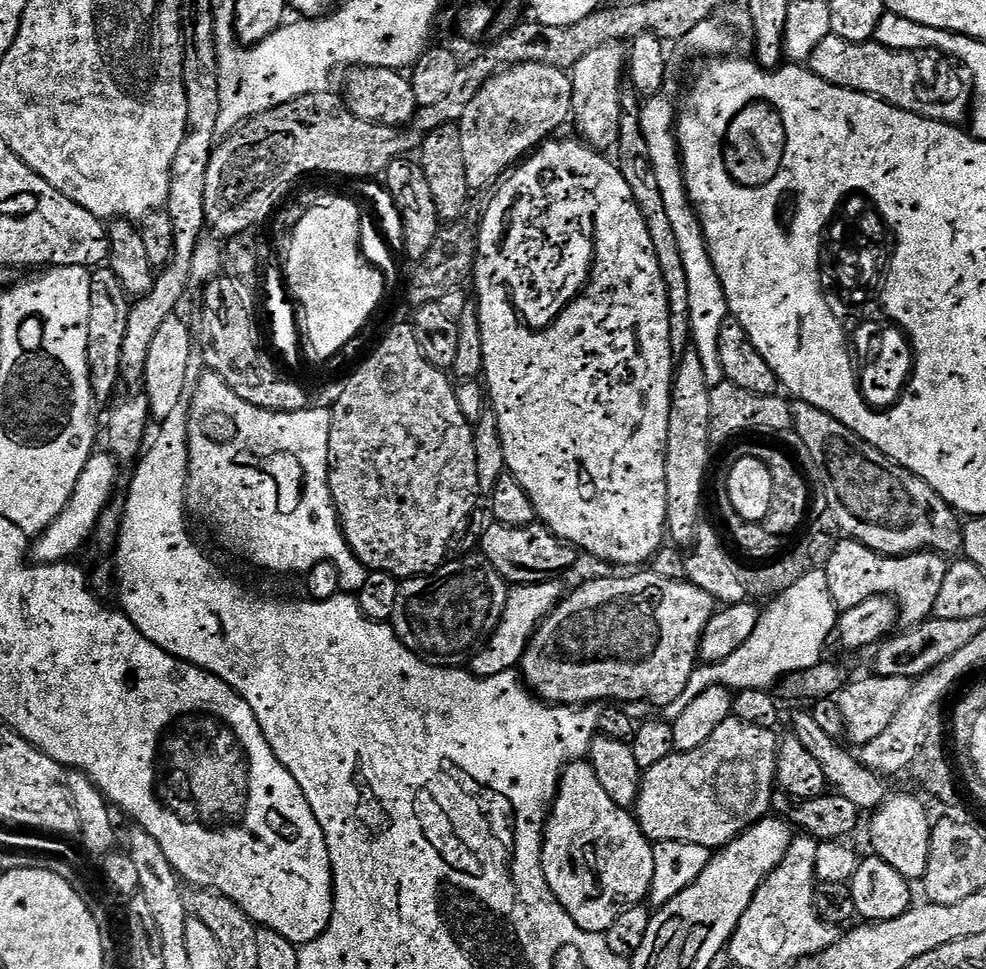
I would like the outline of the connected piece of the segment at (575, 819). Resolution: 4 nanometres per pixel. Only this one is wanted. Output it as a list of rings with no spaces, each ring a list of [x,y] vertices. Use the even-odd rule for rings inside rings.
[[[573,760],[561,772],[556,798],[544,825],[540,861],[544,867],[548,891],[554,893],[578,927],[587,932],[607,933],[621,913],[649,899],[651,878],[654,877],[653,845],[653,841],[640,829],[635,815],[619,808],[610,799],[610,794],[602,790],[602,782],[598,782],[598,774],[594,774],[591,764],[584,760]]]

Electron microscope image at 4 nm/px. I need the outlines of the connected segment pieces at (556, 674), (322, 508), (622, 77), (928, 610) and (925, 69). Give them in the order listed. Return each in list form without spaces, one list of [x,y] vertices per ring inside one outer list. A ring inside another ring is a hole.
[[[636,570],[633,576],[604,576],[601,580],[588,580],[581,588],[576,588],[572,593],[565,595],[557,604],[556,608],[540,625],[536,627],[536,633],[528,641],[528,648],[524,651],[518,665],[519,675],[523,683],[539,699],[549,704],[559,704],[561,706],[596,706],[602,702],[622,702],[618,700],[649,700],[652,704],[663,706],[674,702],[682,690],[686,690],[686,682],[690,674],[698,666],[698,653],[700,651],[700,639],[704,637],[706,626],[717,615],[718,605],[710,594],[698,590],[698,586],[689,584],[684,580],[671,580],[670,578],[658,578],[650,570]]]
[[[207,370],[201,371],[199,380],[195,381],[194,387],[190,392],[190,403],[188,404],[188,490],[186,493],[186,508],[189,513],[196,512],[196,516],[200,520],[205,520],[208,524],[217,524],[216,536],[224,544],[229,544],[236,552],[241,552],[244,556],[249,556],[254,563],[260,568],[265,568],[268,572],[300,572],[299,574],[306,574],[314,566],[323,564],[325,562],[332,564],[336,567],[338,574],[340,575],[340,586],[345,593],[356,594],[360,588],[366,582],[369,571],[365,568],[364,563],[356,557],[354,553],[348,549],[348,543],[344,537],[344,531],[340,529],[340,520],[336,517],[336,507],[332,501],[332,495],[330,494],[330,486],[328,485],[328,447],[330,446],[330,426],[332,425],[332,414],[327,407],[315,408],[315,406],[309,406],[298,410],[297,412],[271,412],[265,408],[259,408],[254,406],[250,402],[246,402],[242,398],[238,398],[238,394],[234,394],[234,390],[230,390],[230,386],[226,386],[226,382],[218,375],[217,372],[209,372]]]
[[[623,43],[607,44],[598,50],[590,50],[586,58],[582,58],[570,70],[572,78],[572,115],[571,127],[576,127],[575,135],[589,148],[607,153],[615,149],[620,137],[620,90],[626,84],[626,48]]]
[[[847,538],[833,543],[823,570],[837,609],[853,608],[875,596],[890,596],[896,602],[901,625],[921,624],[929,619],[938,599],[942,578],[946,578],[949,561],[936,552],[912,552],[908,556],[883,556],[856,540]]]
[[[831,35],[814,46],[806,67],[834,86],[877,96],[887,104],[927,120],[960,126],[970,116],[970,84],[965,73],[955,60],[935,48],[926,48],[922,52],[899,52],[875,42],[846,42],[846,38]]]

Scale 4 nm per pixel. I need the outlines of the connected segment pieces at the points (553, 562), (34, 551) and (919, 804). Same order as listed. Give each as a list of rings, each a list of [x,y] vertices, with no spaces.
[[[497,522],[489,523],[483,534],[480,535],[478,552],[483,559],[488,561],[490,566],[494,566],[494,570],[498,570],[500,577],[507,580],[509,585],[512,586],[518,584],[541,584],[547,580],[563,577],[563,572],[570,571],[576,564],[576,556],[578,557],[577,549],[573,548],[571,544],[565,544],[564,541],[559,540],[551,530],[539,522],[516,527]]]
[[[106,450],[95,451],[83,467],[78,482],[75,483],[74,494],[70,502],[63,508],[62,514],[56,516],[54,522],[35,540],[30,546],[30,556],[35,563],[57,564],[72,558],[95,533],[97,522],[101,514],[111,505],[112,492],[118,478],[118,462],[112,454]]]
[[[892,794],[871,813],[871,851],[890,866],[894,866],[894,870],[898,870],[898,874],[902,874],[909,882],[919,881],[923,877],[934,827],[933,821],[928,821],[928,812],[923,804],[925,801],[920,800],[915,800],[912,796]]]

